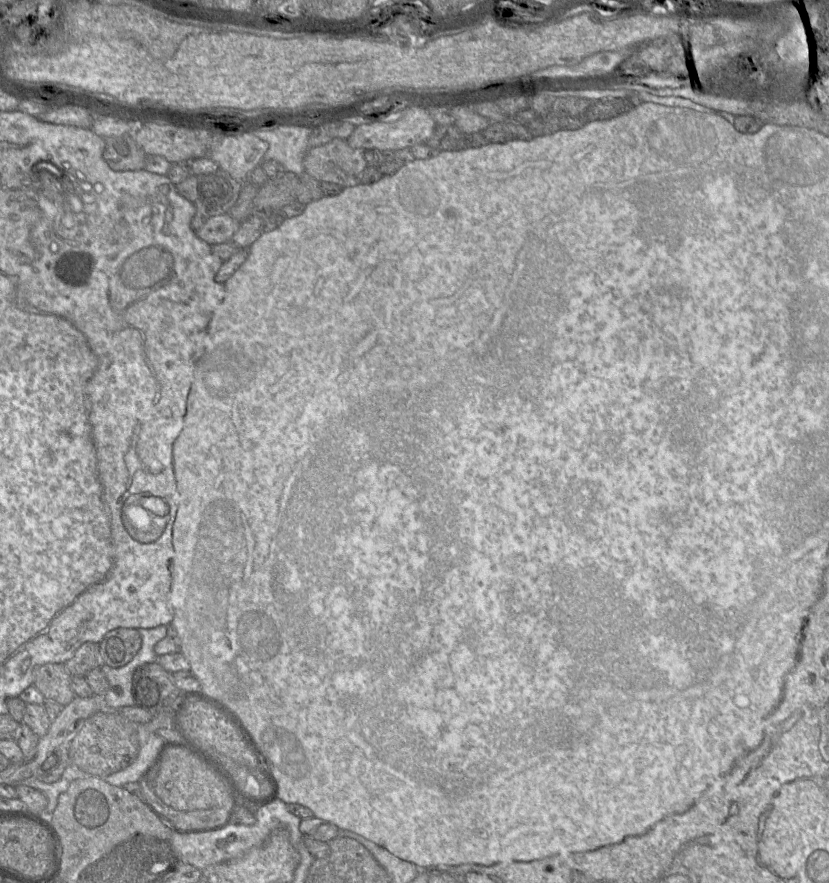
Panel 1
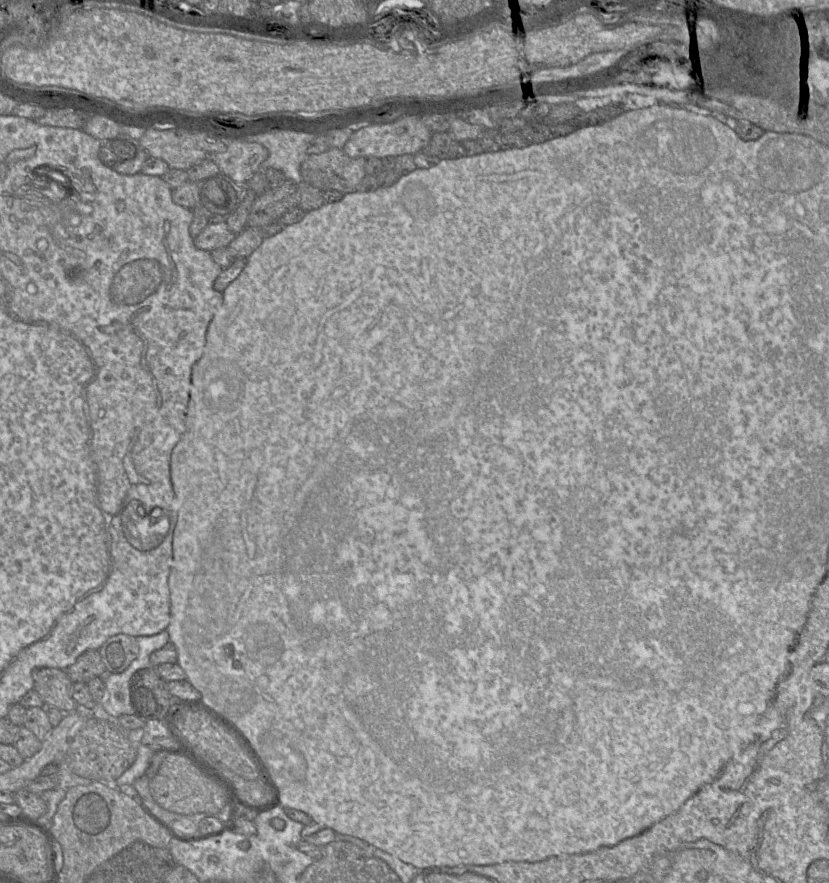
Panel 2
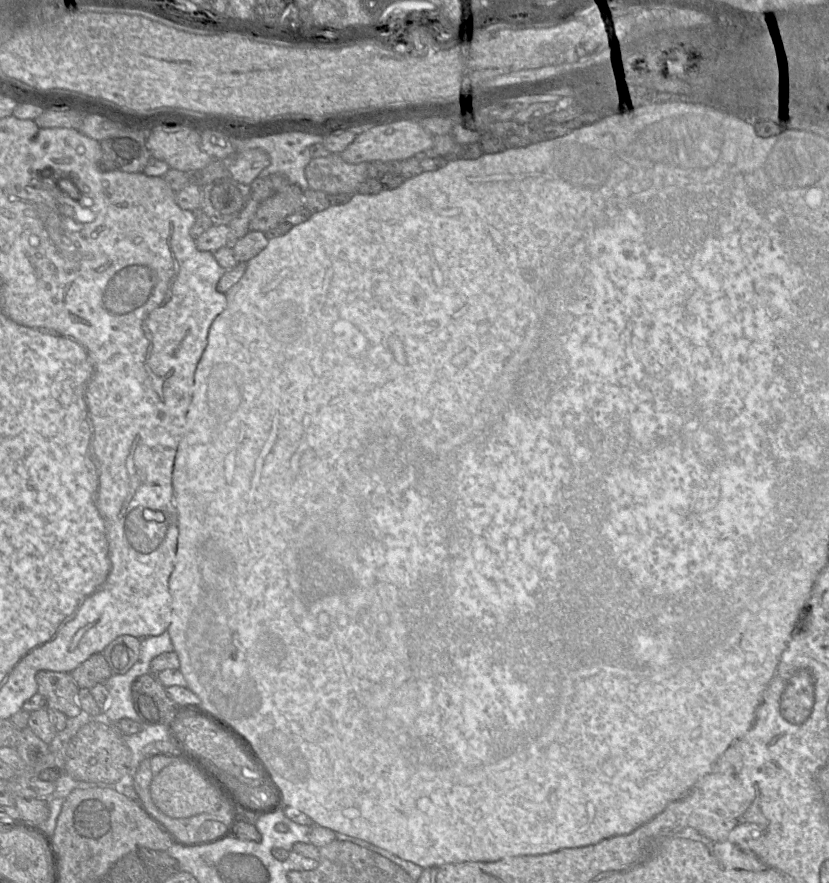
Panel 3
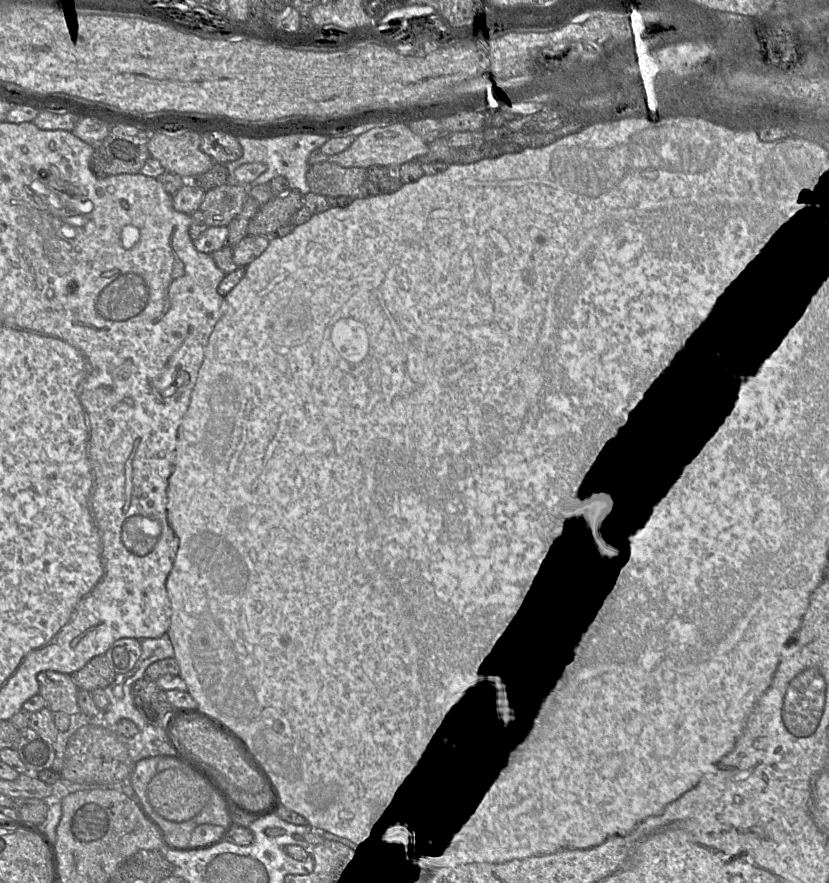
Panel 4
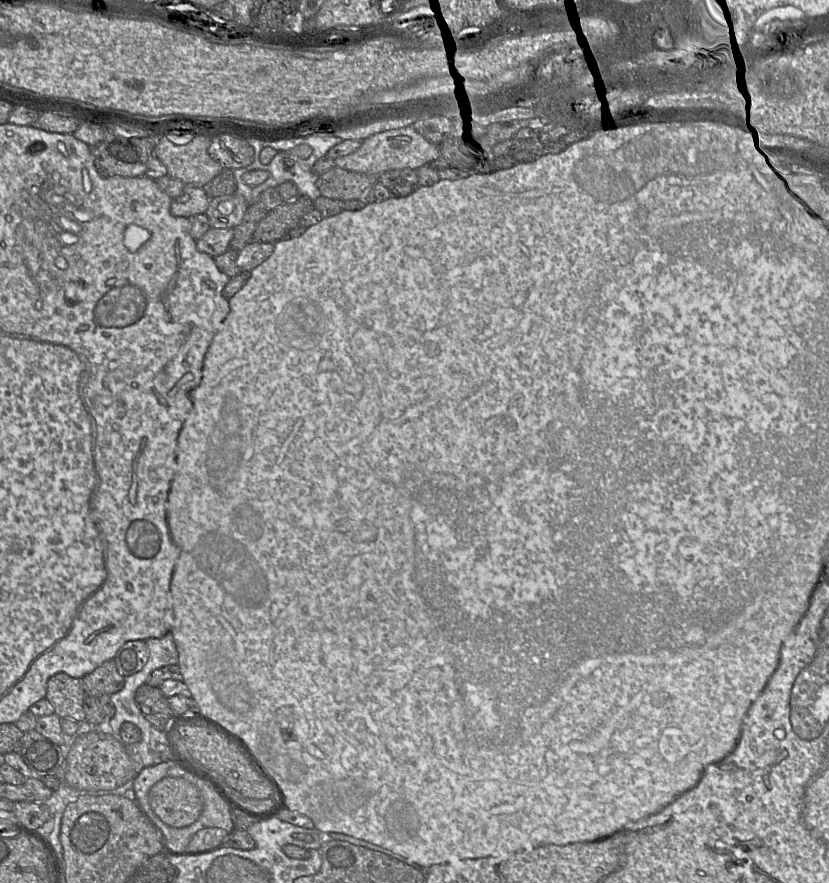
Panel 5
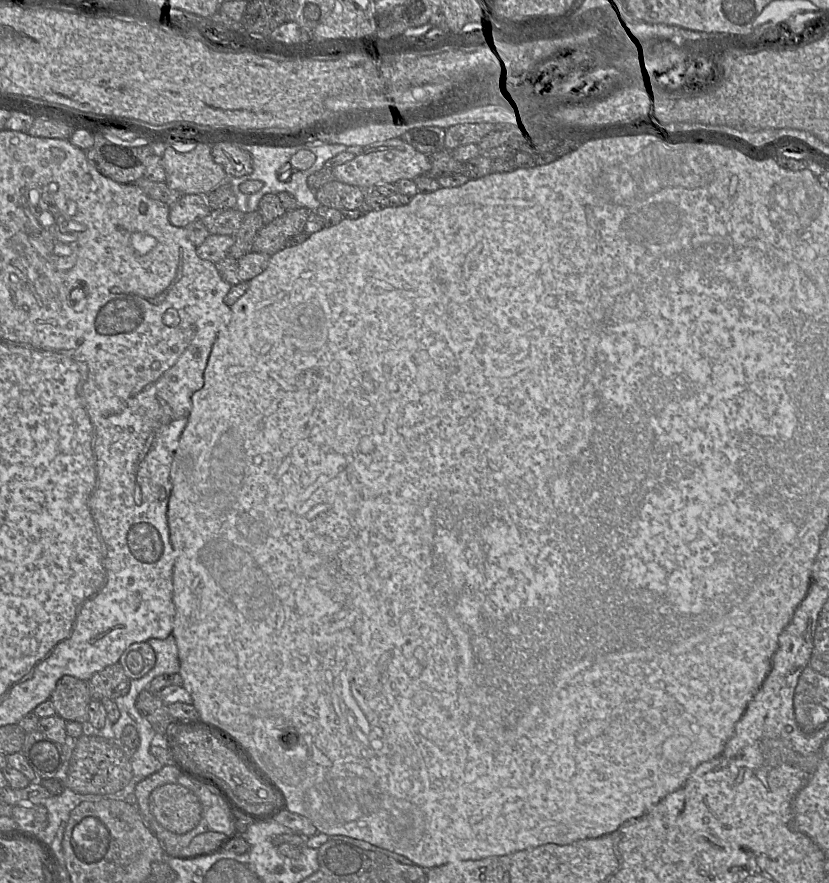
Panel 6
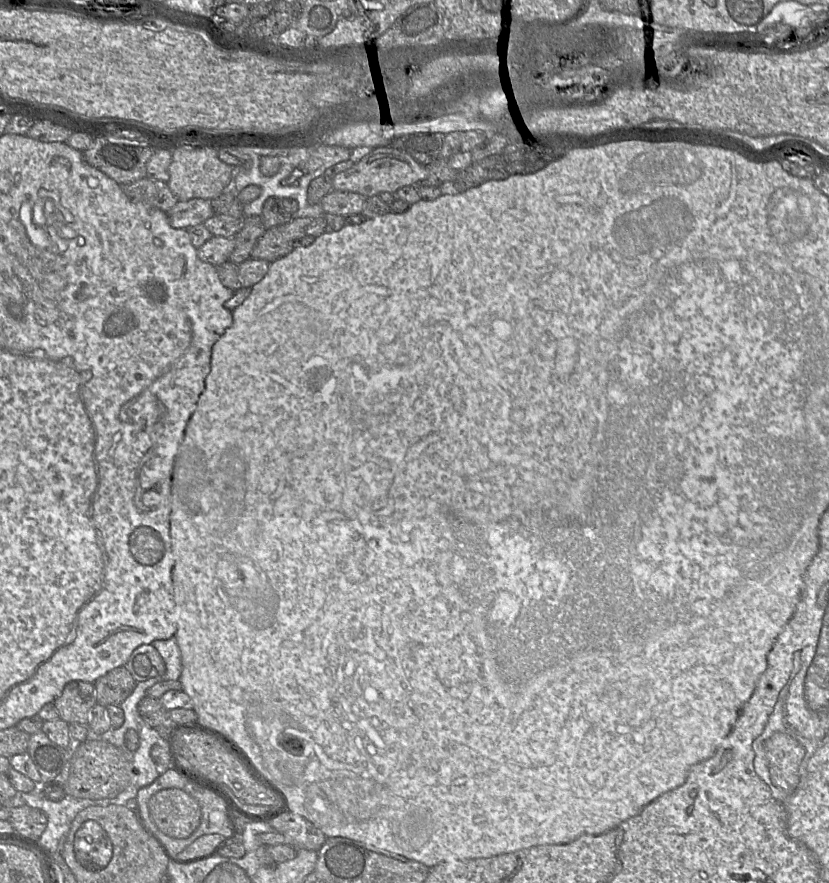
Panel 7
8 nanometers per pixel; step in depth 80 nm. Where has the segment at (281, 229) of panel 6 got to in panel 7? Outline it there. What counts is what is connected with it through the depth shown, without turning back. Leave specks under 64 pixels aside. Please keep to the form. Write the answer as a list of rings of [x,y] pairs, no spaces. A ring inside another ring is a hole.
[[[294,217],[288,223],[266,229],[256,242],[251,257],[270,263],[287,255],[306,235],[306,228],[312,222],[310,217]]]

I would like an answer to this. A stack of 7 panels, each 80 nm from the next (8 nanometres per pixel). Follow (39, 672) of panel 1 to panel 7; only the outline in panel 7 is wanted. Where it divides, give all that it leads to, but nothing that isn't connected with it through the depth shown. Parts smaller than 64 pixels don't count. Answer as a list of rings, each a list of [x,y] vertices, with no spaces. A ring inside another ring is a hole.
[[[71,681],[54,702],[59,718],[68,724],[89,725],[92,708],[97,704],[94,683]]]

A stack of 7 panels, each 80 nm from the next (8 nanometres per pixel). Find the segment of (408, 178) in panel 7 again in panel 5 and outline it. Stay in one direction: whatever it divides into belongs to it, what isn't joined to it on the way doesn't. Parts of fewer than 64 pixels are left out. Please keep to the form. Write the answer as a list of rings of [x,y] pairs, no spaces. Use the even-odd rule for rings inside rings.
[[[408,125],[371,135],[362,140],[360,147],[353,153],[334,159],[334,166],[376,177],[385,171],[391,175],[395,170],[416,169],[430,164],[437,157],[438,145],[430,143],[412,125]]]

